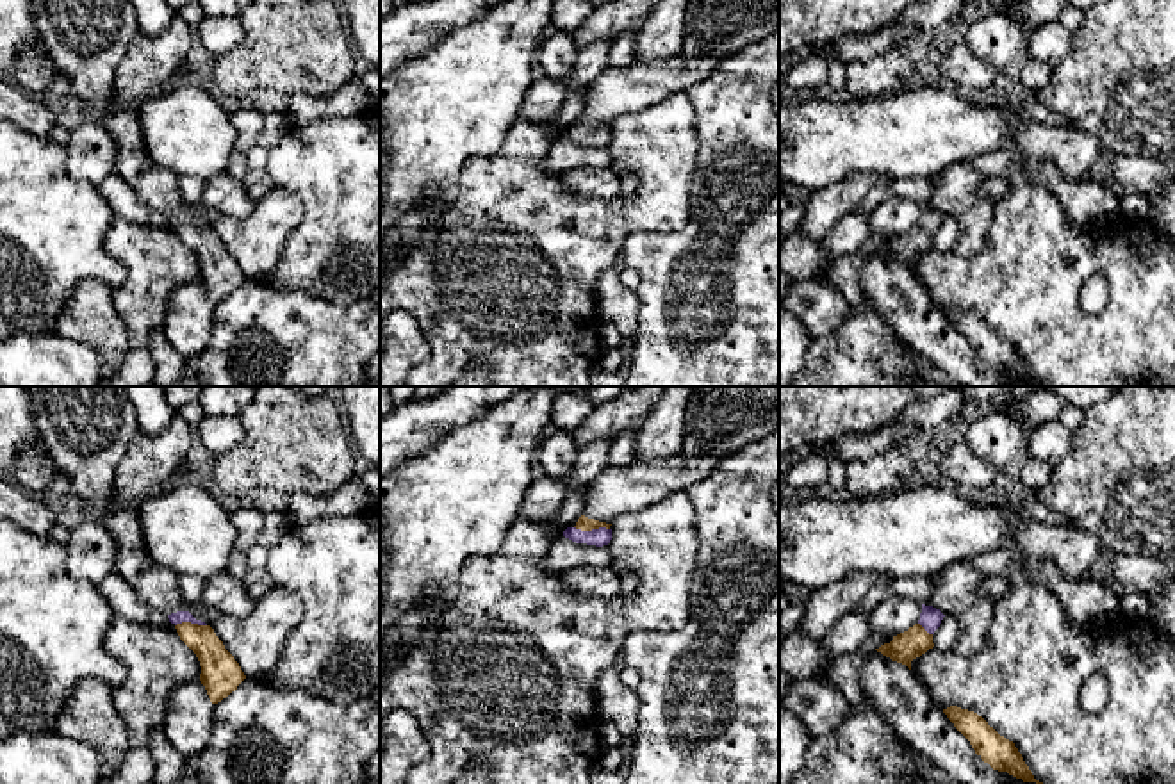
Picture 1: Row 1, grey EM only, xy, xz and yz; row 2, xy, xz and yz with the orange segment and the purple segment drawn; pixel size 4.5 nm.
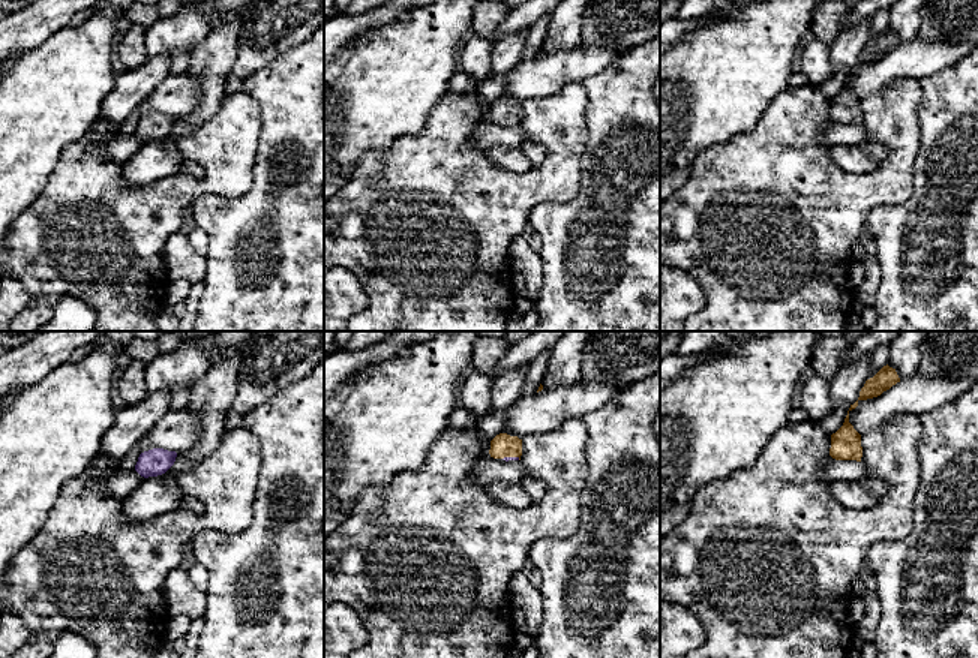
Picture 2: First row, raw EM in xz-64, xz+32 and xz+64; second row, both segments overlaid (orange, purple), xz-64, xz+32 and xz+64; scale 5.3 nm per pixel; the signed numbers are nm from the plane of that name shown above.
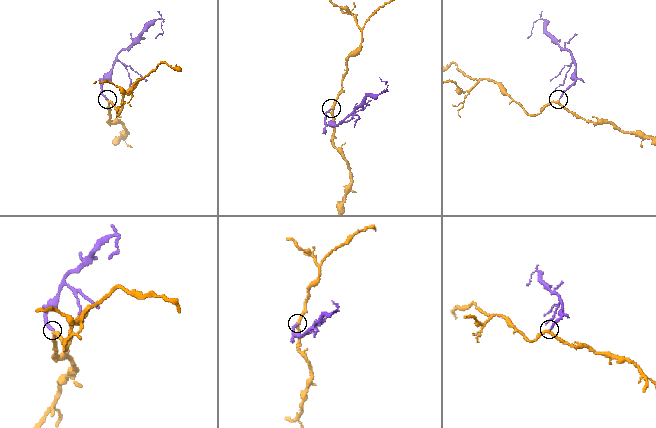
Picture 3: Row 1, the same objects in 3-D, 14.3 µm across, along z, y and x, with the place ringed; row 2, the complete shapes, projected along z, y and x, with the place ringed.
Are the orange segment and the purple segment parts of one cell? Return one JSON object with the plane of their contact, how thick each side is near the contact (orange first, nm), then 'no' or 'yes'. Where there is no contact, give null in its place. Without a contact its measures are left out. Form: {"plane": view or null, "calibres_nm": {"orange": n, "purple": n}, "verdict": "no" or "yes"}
{"plane": "xz", "calibres_nm": {"orange": 70, "purple": 80}, "verdict": "yes"}

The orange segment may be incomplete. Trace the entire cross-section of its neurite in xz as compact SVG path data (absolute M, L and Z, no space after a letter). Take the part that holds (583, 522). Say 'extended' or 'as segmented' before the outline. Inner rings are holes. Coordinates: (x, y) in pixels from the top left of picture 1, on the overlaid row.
extended | M581 515L574 527L567 527L563 536L576 542L603 547L608 545L612 540L612 524L599 522Z

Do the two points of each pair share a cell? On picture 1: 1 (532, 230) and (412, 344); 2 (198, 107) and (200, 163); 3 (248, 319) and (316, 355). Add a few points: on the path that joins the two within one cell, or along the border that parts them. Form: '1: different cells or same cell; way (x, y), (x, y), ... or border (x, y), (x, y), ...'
1: different cells; border (398, 309), (428, 344), (414, 367)
2: same cell; way (198, 122), (200, 148)
3: same cell; way (264, 326), (284, 346), (300, 355)

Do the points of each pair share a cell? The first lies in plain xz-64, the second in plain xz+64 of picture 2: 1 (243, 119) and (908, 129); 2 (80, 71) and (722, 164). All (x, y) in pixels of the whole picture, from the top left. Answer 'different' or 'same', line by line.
1: same
2: different

